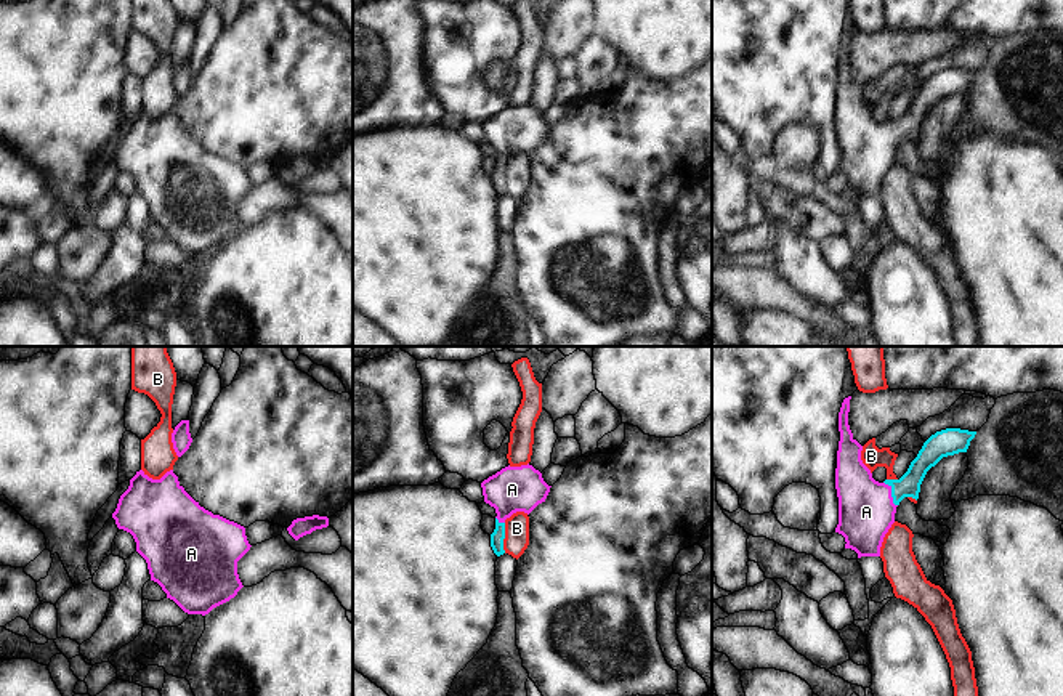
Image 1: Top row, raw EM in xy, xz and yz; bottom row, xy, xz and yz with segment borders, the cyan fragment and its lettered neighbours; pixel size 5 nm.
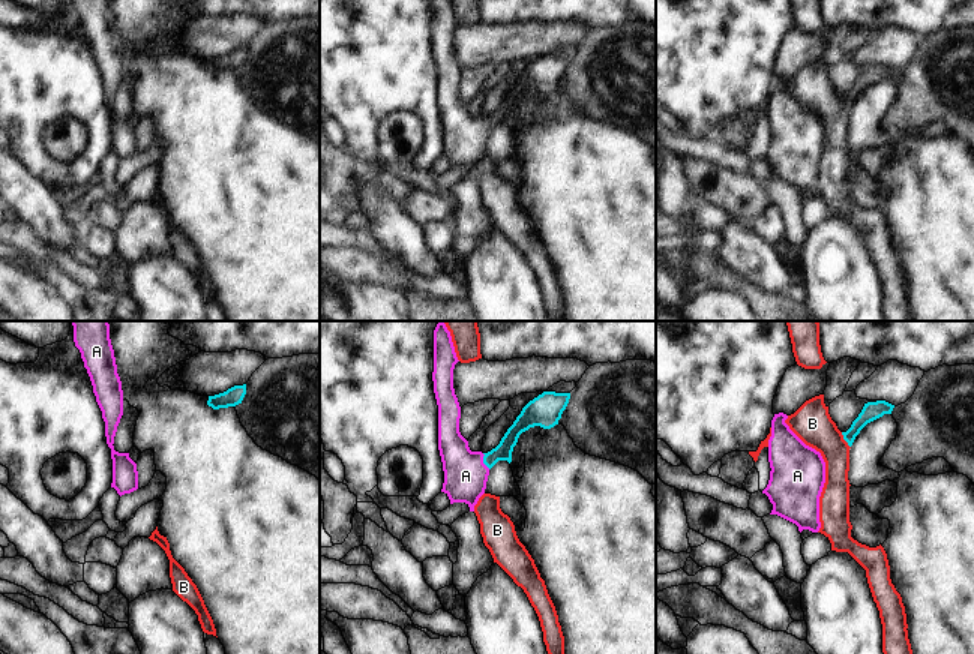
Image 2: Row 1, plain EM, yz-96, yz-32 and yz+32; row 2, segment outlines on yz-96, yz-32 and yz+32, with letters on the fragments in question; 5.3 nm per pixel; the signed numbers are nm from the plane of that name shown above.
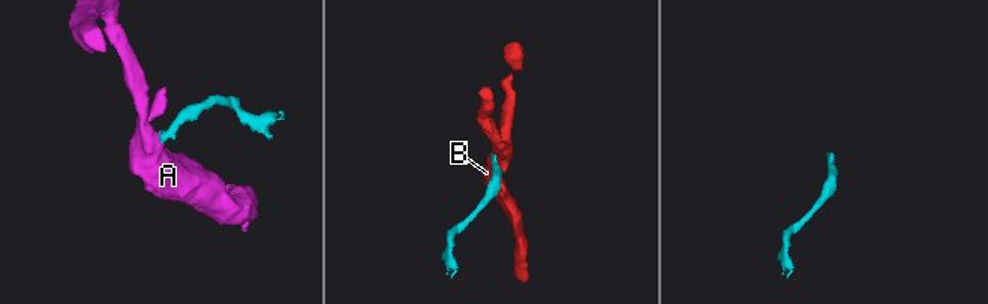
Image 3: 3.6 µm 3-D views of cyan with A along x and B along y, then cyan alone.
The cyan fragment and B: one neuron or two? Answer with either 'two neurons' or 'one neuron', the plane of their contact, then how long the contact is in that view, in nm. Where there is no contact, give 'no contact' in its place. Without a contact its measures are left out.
two neurons | xz | 150 nm

